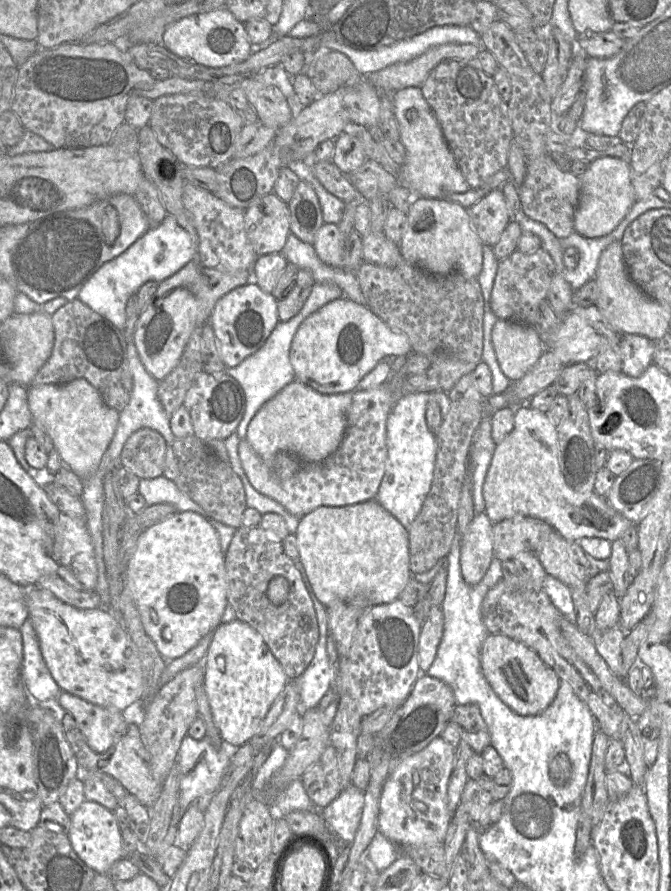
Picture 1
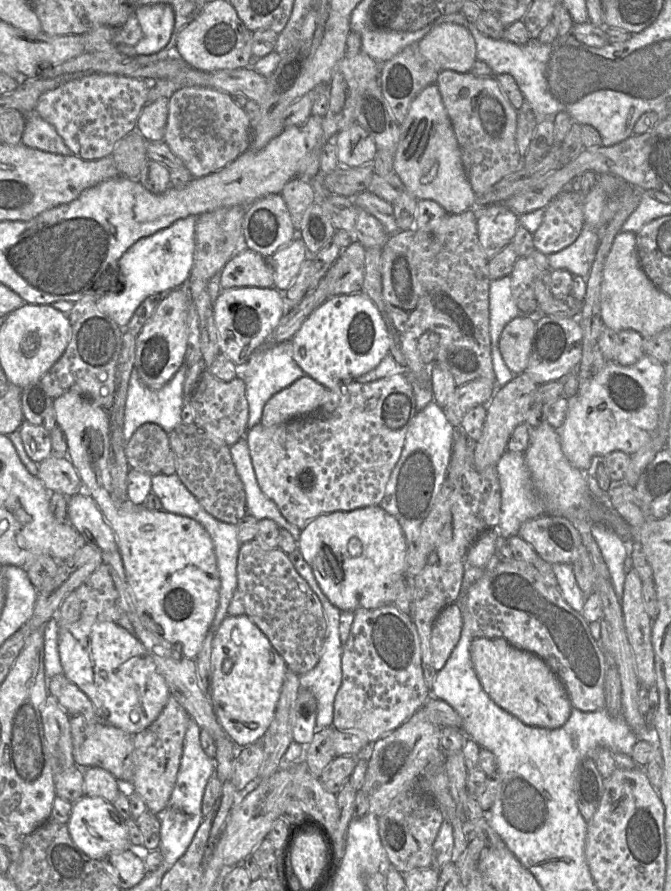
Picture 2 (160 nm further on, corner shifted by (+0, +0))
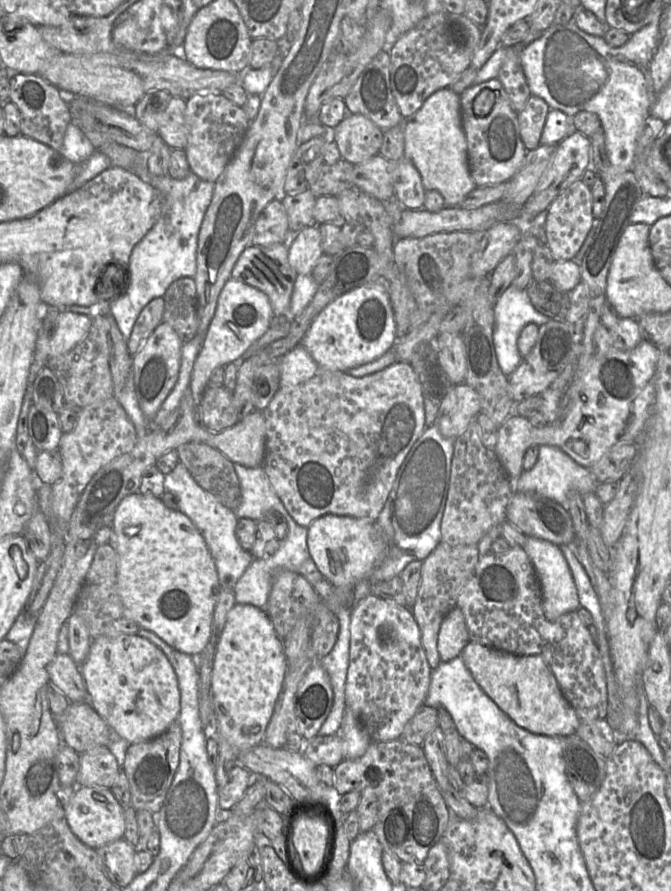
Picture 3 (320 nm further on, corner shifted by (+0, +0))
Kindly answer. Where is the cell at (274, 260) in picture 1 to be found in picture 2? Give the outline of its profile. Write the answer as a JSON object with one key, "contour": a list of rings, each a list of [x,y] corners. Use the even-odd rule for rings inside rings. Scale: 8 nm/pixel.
{"contour":[[[295,237],[271,256],[274,287],[278,291],[290,287],[307,257],[309,258],[307,247],[300,237]]]}

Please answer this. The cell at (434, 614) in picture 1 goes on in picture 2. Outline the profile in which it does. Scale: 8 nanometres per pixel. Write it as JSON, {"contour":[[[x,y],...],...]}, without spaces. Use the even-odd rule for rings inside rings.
{"contour":[[[456,603],[447,605],[438,614],[432,628],[431,648],[435,670],[441,670],[457,645],[463,628],[463,617]]]}

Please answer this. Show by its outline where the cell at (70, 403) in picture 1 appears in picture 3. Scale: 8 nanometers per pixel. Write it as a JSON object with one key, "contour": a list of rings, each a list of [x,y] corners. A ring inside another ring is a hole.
{"contour":[[[139,492],[127,495],[117,506],[111,525],[115,533],[115,550],[117,553],[117,588],[126,616],[130,617],[140,628],[155,633],[172,648],[191,656],[198,656],[203,651],[212,633],[213,613],[220,592],[218,573],[206,542],[197,527],[187,515],[179,510],[165,506],[160,497]]]}

